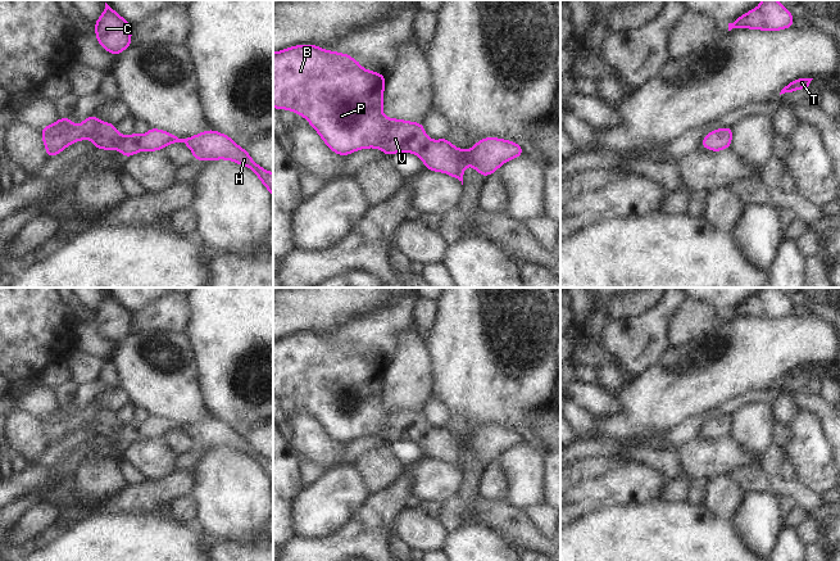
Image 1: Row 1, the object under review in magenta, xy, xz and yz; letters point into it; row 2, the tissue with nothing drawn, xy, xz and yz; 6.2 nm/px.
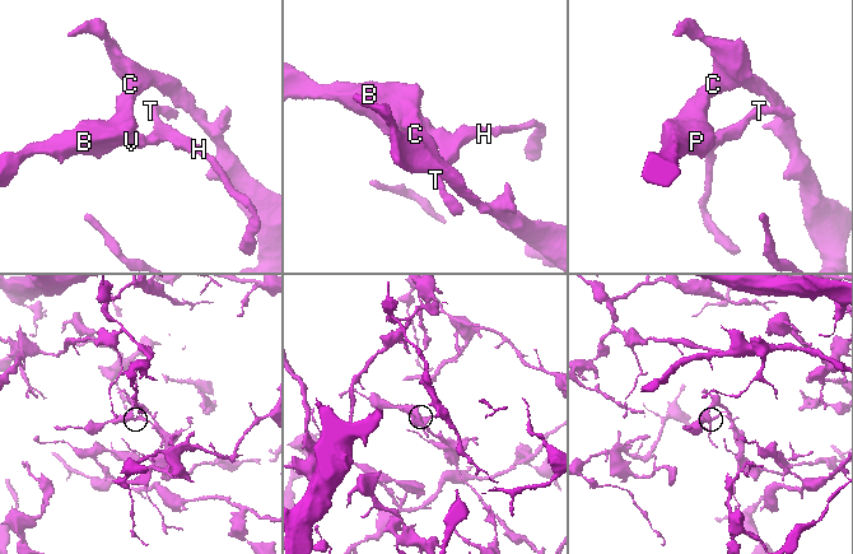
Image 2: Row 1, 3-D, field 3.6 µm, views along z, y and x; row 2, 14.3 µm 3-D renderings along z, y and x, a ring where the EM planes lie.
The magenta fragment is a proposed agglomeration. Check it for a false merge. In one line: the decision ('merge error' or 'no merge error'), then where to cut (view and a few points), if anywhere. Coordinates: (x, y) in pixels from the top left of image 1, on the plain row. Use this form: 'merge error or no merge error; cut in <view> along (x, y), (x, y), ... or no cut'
no merge error; no cut

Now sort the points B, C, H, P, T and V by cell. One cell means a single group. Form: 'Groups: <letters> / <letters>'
Groups: B C H P T V.

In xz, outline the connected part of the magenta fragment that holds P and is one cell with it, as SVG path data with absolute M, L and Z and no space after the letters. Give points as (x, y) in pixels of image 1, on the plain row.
M296 332L273 340L273 394L277 398L290 397L295 402L304 403L324 431L337 443L350 443L353 439L365 435L378 435L387 444L399 439L414 440L423 448L426 457L448 461L458 466L463 472L463 457L466 453L473 453L476 460L487 465L495 461L503 451L523 442L521 433L496 425L482 426L471 438L466 439L451 433L448 425L436 429L430 427L423 411L386 406L382 401L385 370L383 362L363 357L360 350L349 341L327 339L317 332Z

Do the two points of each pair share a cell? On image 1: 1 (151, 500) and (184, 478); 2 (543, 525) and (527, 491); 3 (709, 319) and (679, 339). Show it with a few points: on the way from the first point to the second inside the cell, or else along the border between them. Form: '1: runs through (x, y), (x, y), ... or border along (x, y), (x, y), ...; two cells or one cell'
1: runs through (159, 492), (176, 485); one cell
2: border along (545, 503), (534, 503), (522, 510); two cells
3: runs through (702, 319), (686, 331); one cell

